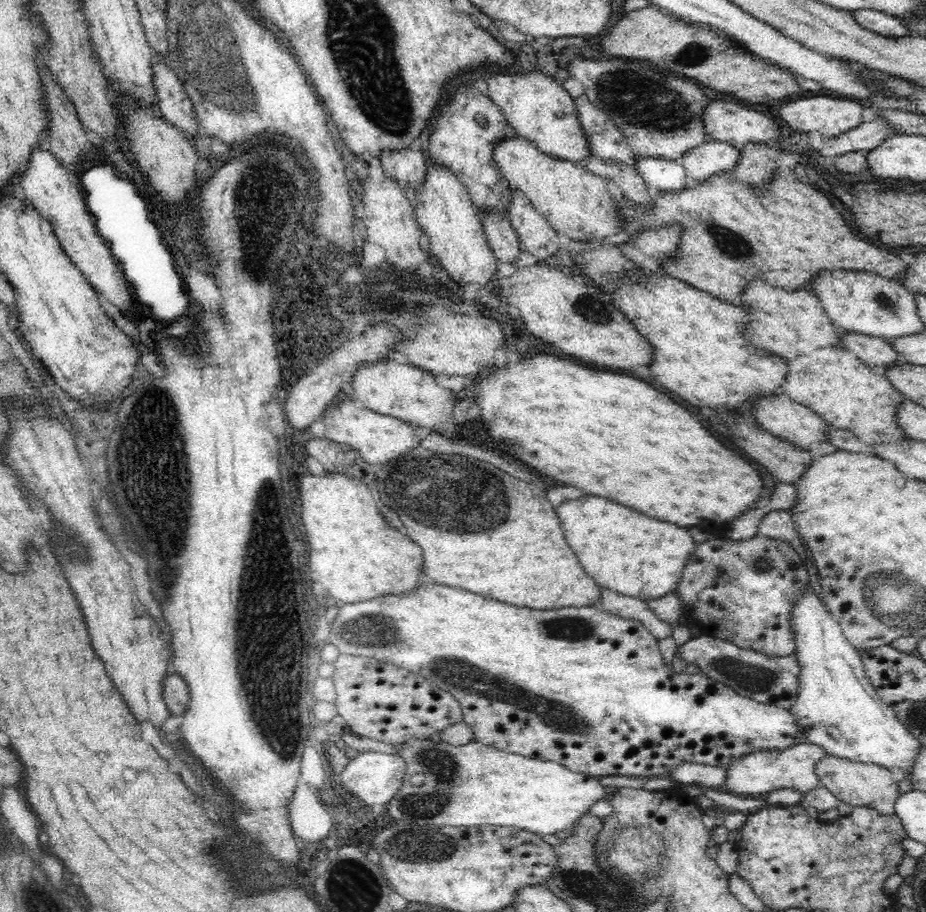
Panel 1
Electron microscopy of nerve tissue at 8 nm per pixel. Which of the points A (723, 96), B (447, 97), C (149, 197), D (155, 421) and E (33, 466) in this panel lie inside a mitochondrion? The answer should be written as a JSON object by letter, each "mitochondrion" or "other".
{"A":"other","B":"other","C":"other","D":"mitochondrion","E":"other"}

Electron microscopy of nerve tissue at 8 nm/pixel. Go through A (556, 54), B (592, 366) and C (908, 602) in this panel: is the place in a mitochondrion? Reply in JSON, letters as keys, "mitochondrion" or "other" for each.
{"A":"other","B":"other","C":"mitochondrion"}

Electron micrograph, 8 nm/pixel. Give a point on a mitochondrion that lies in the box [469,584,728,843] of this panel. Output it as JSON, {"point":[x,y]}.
{"point":[569,628]}

